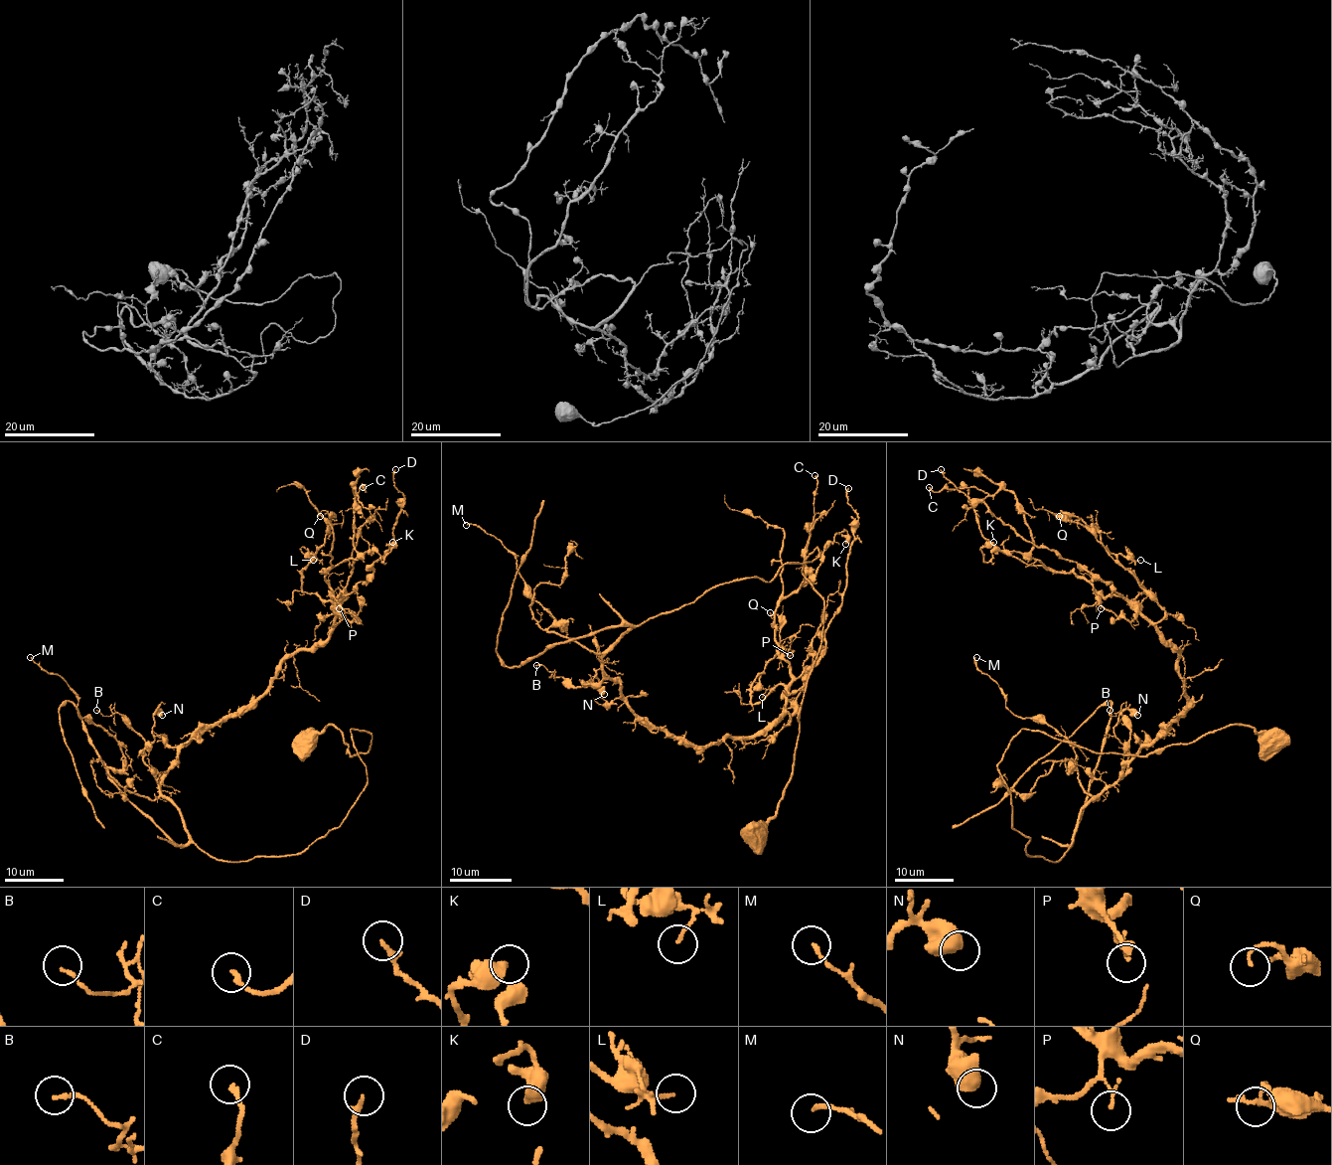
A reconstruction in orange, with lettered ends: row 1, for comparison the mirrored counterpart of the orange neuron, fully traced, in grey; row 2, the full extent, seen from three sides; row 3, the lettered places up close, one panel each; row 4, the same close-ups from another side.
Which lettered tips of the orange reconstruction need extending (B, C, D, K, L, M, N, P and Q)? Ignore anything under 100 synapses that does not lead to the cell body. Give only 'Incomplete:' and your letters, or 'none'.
Incomplete: none

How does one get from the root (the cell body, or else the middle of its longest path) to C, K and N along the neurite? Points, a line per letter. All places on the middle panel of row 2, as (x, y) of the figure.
C: (757, 832), (822, 638), (817, 549), (603, 658), (648, 724), (764, 735), (814, 475)
K: (757, 832), (822, 638), (817, 549), (603, 658), (648, 724), (761, 736), (792, 682), (775, 610), (845, 544)
N: (757, 832), (822, 638), (801, 572), (817, 549), (632, 627), (585, 683), (595, 669), (604, 694)

